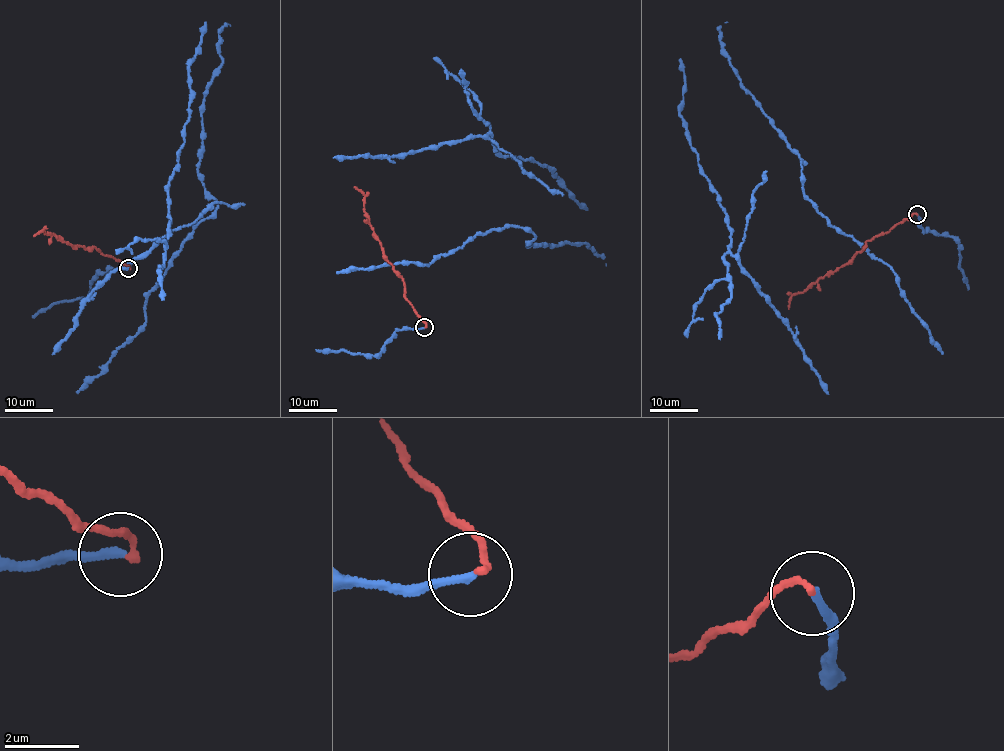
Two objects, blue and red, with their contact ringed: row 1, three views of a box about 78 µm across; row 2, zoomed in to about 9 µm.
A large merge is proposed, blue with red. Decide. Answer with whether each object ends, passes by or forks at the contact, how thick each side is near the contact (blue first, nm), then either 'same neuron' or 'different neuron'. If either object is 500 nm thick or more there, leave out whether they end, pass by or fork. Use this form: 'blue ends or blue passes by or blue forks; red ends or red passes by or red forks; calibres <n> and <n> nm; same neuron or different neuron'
blue ends; red ends; calibres 240 and 160 nm; different neuron

